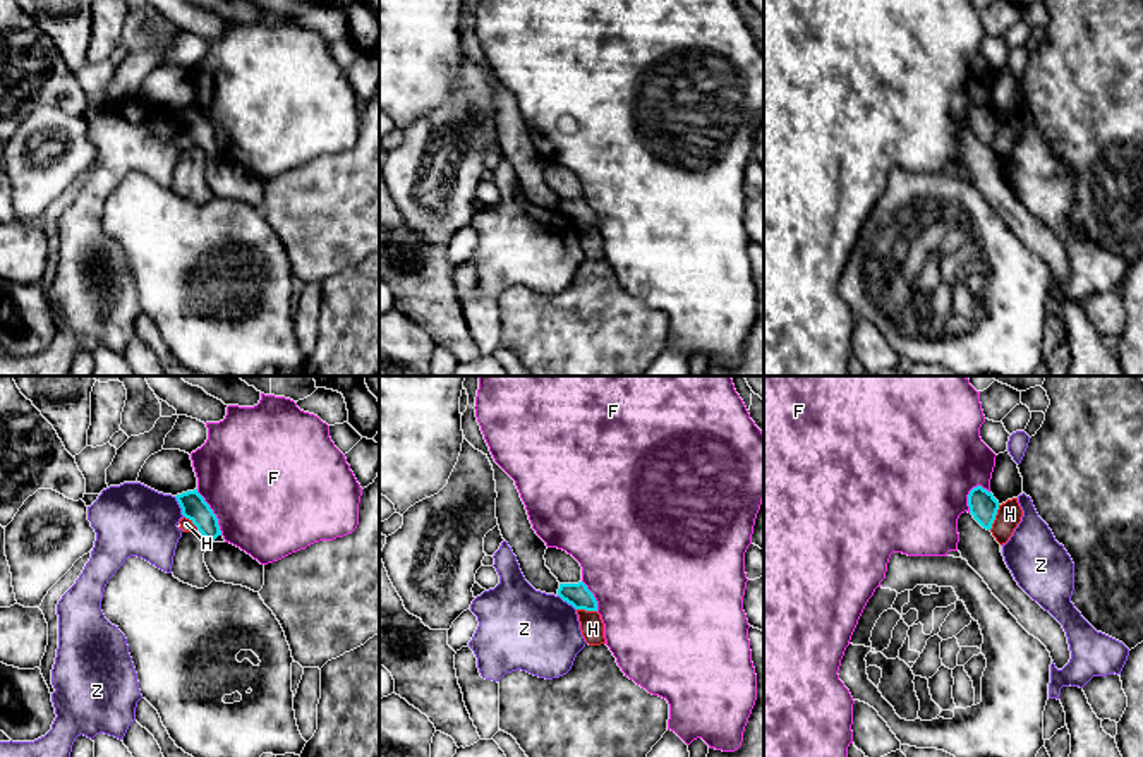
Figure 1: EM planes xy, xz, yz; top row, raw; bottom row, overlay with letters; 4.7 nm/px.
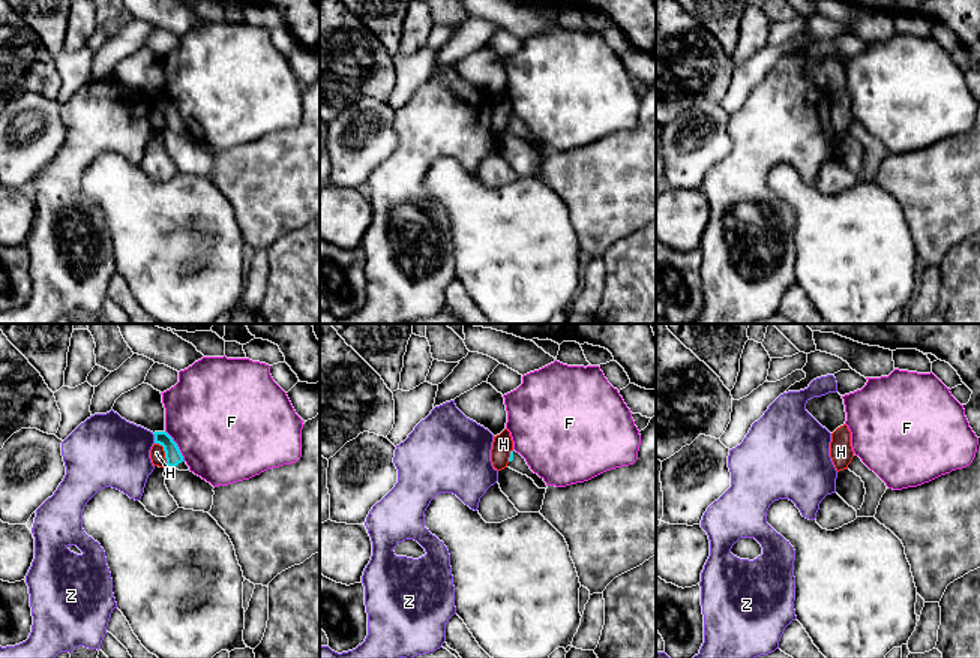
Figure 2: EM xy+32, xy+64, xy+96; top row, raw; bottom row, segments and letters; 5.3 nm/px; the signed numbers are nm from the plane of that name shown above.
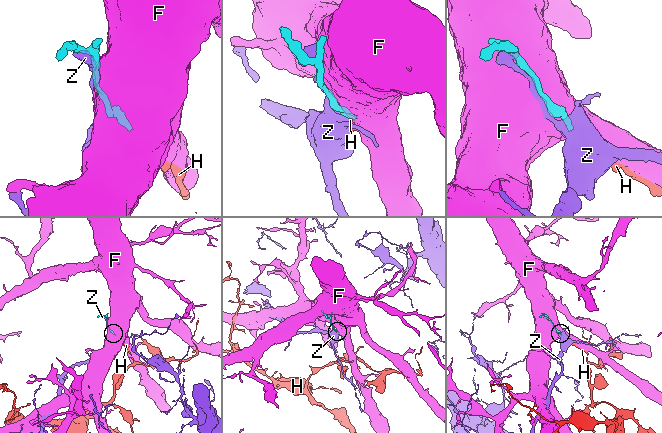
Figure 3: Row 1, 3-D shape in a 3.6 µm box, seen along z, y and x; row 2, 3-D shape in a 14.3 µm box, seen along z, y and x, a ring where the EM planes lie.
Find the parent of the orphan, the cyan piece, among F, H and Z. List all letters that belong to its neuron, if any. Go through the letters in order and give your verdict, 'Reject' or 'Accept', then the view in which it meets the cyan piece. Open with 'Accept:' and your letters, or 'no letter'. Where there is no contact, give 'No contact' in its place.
Accept: H
F: Reject. Touches cyan in xy
H: Accept. Touches cyan in yz
Z: Reject. Touches cyan in xy

